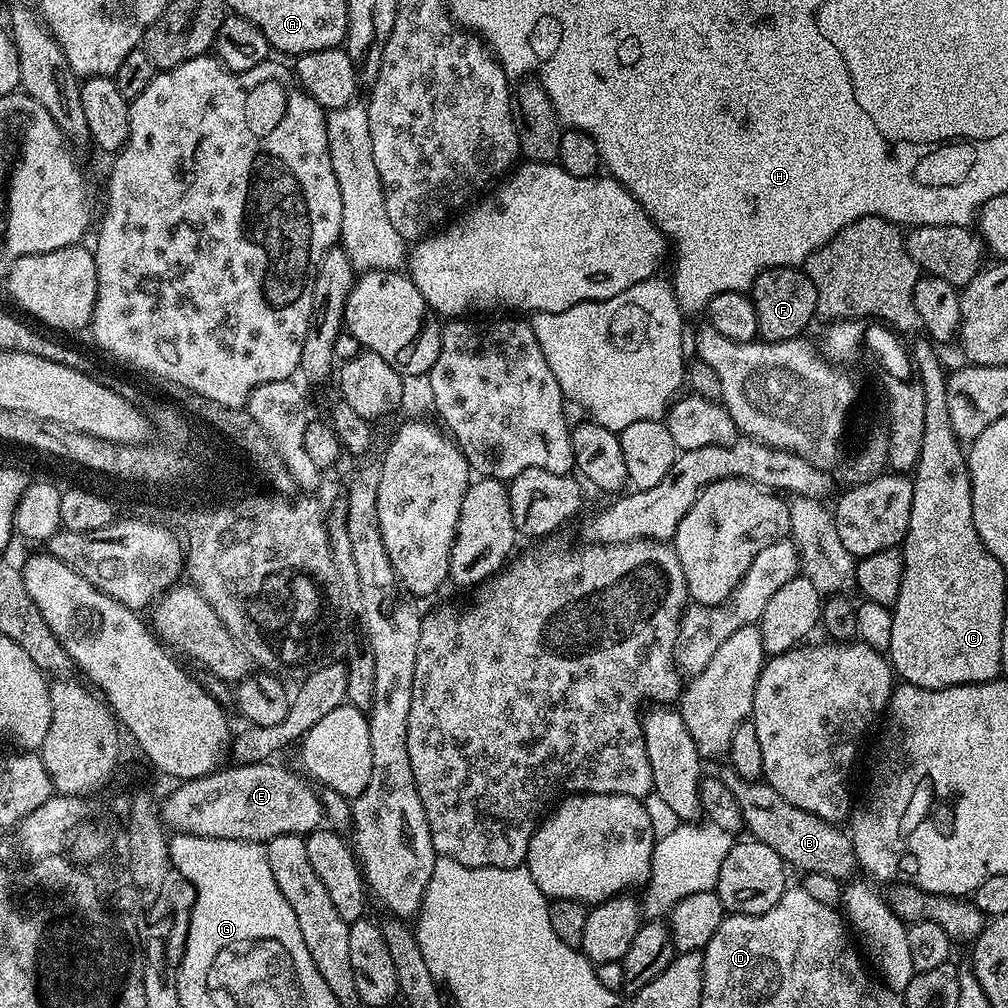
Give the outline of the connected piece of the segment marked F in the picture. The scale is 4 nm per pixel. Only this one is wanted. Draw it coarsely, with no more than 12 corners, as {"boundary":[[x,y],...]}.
{"boundary":[[799,267],[767,268],[750,289],[759,339],[805,335],[820,303]]}

